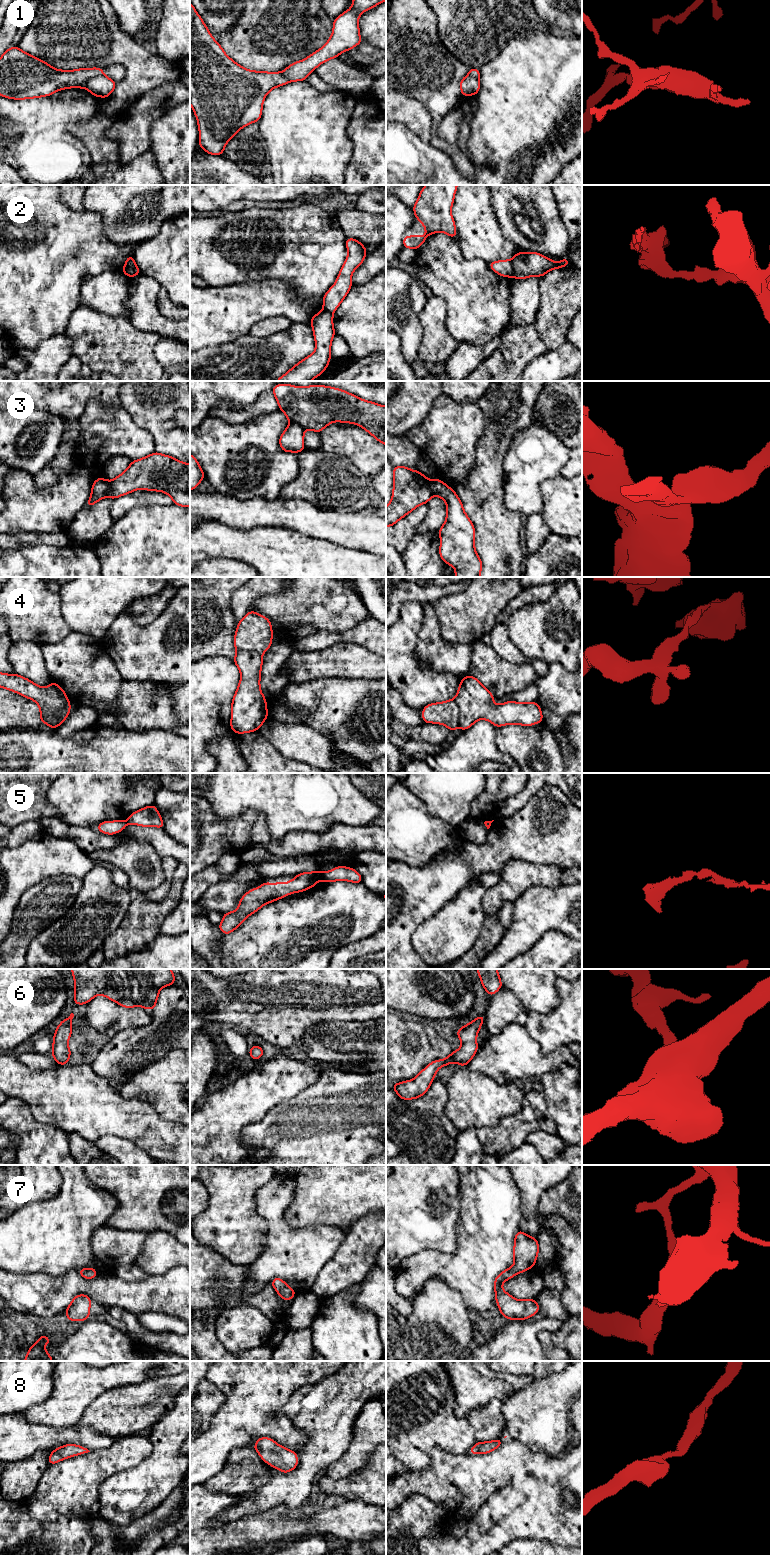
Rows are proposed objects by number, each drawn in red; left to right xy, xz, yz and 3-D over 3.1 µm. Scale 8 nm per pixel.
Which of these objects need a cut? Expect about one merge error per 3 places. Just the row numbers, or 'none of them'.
1, 2, 3, 4, 5

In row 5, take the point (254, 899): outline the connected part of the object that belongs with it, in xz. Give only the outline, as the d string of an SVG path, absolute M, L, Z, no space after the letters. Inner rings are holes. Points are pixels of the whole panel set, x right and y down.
M304 872L294 876L292 881L286 883L264 882L261 886L249 890L242 896L238 908L233 912L223 913L222 922L218 925L223 934L232 933L248 916L257 912L262 906L283 899L285 896L303 892L312 888L321 880L323 872Z

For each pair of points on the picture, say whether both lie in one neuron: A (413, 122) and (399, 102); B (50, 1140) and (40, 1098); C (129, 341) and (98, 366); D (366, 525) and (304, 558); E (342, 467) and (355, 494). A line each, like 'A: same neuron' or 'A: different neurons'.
A: same neuron
B: different neurons
C: same neuron
D: different neurons
E: same neuron

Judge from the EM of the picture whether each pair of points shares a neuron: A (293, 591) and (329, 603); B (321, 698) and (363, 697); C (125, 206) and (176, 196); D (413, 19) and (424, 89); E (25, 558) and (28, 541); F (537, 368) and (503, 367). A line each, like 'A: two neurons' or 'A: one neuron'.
A: one neuron
B: one neuron
C: one neuron
D: one neuron
E: two neurons
F: two neurons

